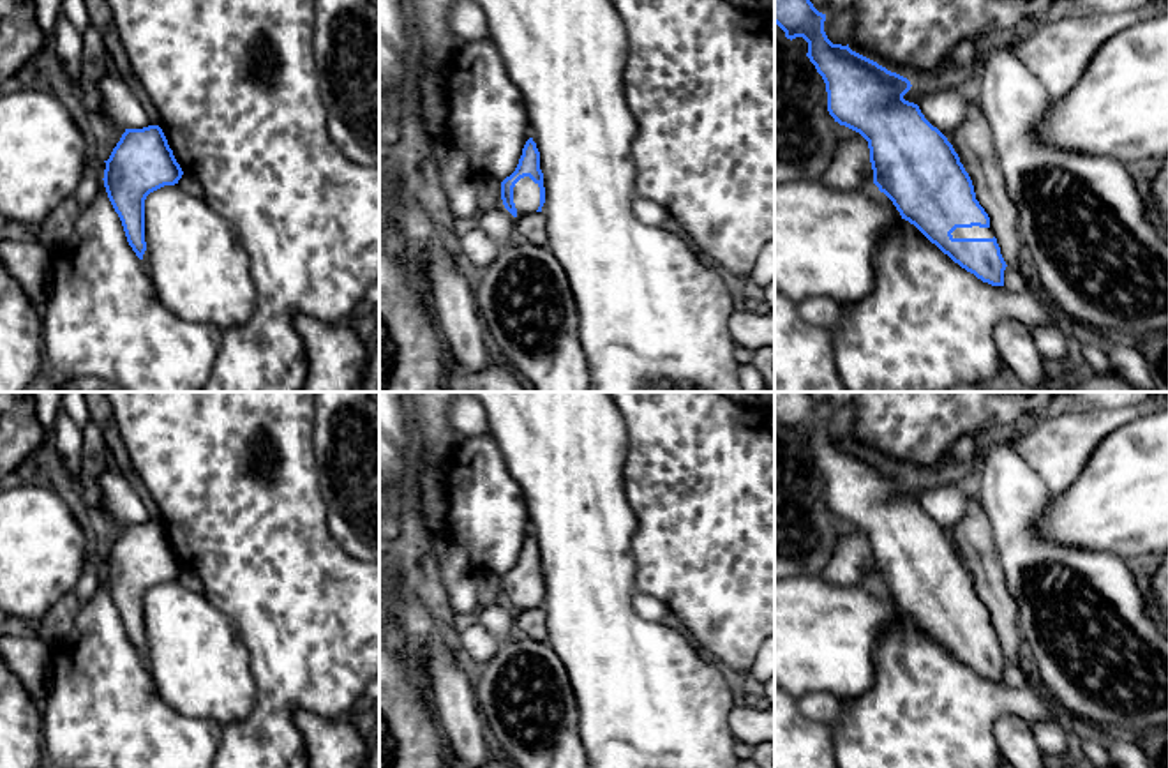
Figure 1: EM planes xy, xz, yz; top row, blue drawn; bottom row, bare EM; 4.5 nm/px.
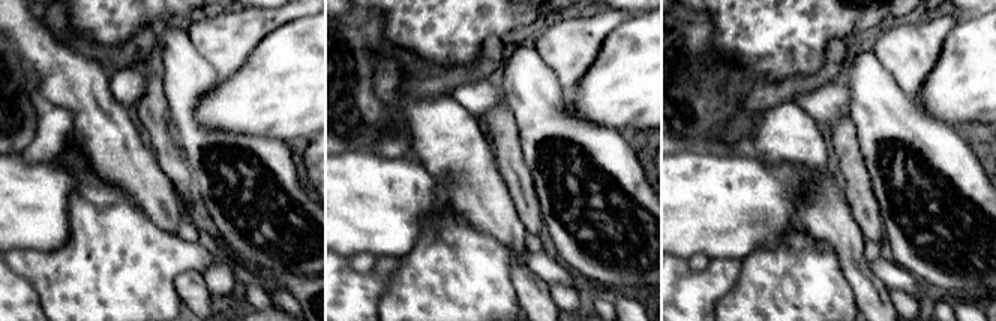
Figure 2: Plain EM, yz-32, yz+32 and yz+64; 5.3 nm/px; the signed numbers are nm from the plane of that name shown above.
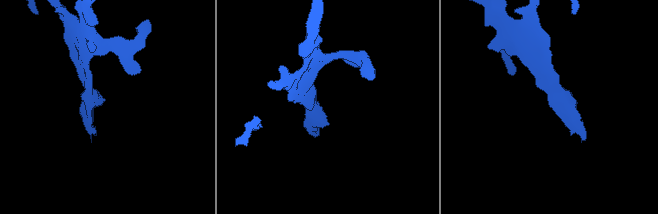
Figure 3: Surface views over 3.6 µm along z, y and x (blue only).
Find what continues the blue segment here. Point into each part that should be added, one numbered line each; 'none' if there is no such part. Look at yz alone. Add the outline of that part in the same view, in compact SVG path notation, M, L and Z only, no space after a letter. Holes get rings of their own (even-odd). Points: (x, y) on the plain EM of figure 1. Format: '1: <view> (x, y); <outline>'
1: yz (974, 627); M956 623L953 629L953 634L993 634L993 625L992 623Z

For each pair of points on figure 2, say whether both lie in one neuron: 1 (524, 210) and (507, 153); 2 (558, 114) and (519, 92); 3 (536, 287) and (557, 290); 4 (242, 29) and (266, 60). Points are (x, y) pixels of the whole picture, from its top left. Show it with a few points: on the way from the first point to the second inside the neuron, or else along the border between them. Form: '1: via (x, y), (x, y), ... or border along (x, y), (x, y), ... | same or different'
1: via (524, 197), (512, 167) | same
2: via (549, 114), (528, 93) | same
3: border along (548, 285), (549, 294), (557, 305) | different
4: border along (284, 24), (273, 29), (234, 74) | different

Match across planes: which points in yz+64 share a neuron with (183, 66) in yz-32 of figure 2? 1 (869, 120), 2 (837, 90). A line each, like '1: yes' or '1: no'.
1: yes
2: no

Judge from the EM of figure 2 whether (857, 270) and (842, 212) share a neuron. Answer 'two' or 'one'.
one

